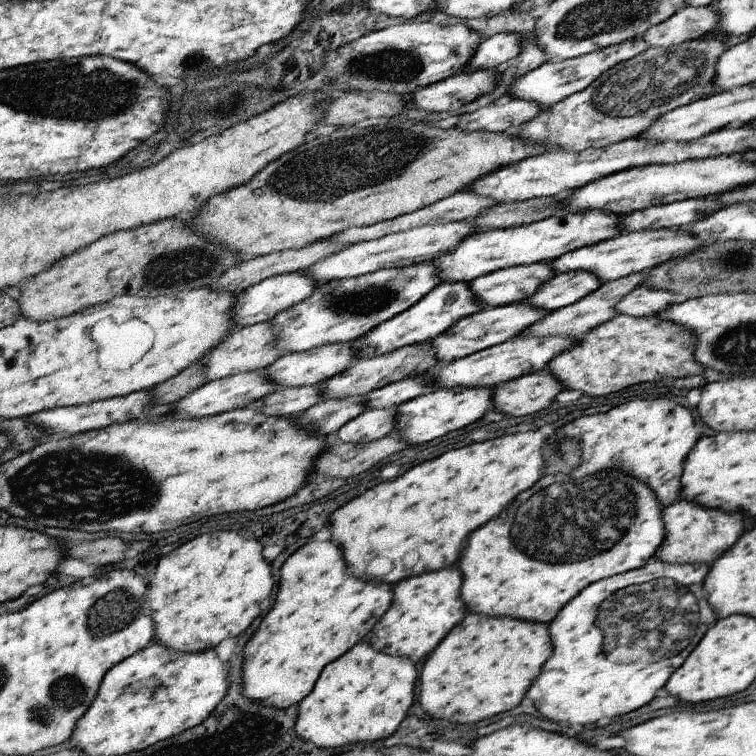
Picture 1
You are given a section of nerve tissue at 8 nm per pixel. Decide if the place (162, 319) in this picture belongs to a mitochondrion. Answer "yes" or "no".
no

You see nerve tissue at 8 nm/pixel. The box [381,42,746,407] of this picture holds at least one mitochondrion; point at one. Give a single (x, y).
(635, 88)

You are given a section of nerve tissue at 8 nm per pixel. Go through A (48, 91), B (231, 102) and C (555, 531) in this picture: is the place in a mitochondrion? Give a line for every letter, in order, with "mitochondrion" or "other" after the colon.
A: mitochondrion
B: mitochondrion
C: mitochondrion

